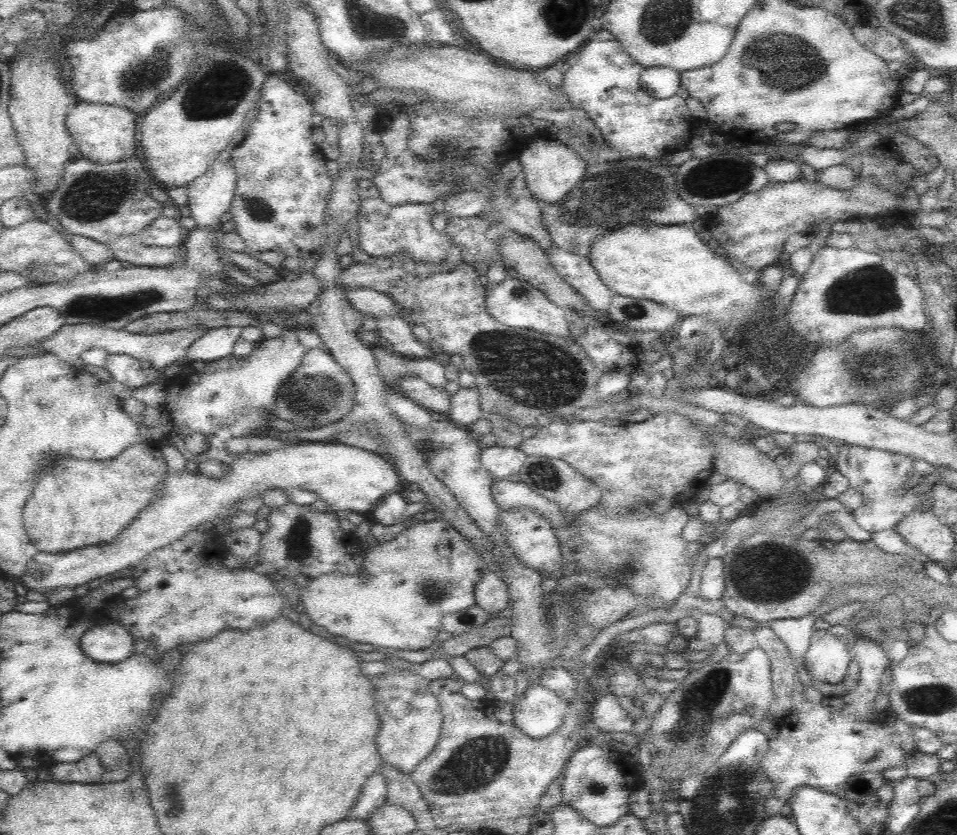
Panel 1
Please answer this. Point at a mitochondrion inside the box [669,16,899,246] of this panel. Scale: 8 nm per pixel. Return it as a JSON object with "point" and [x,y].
{"point":[788,62]}

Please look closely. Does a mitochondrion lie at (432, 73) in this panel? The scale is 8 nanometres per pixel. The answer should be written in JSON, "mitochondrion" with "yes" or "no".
{"mitochondrion":"no"}

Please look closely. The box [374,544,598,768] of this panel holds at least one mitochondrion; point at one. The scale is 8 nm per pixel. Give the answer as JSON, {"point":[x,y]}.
{"point":[431,591]}

